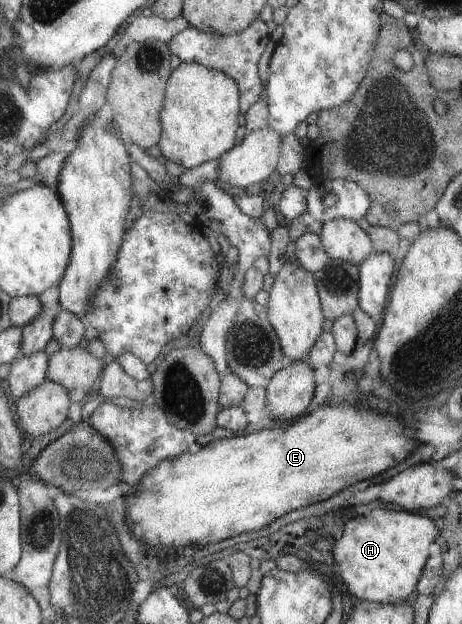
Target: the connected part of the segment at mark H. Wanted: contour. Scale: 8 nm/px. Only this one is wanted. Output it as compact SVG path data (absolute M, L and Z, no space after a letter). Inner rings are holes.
M377 508L362 516L351 518L351 522L345 524L343 534L339 542L333 548L333 561L337 564L343 584L349 593L359 600L375 602L375 604L403 603L408 596L416 590L421 572L430 558L429 547L437 540L437 524L416 511L401 512Z

